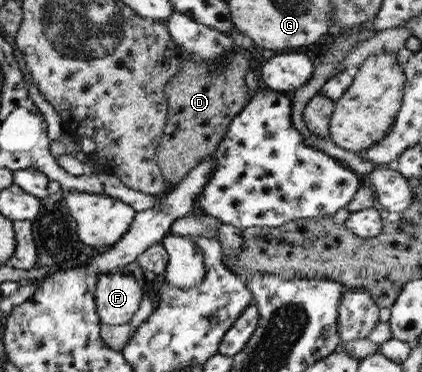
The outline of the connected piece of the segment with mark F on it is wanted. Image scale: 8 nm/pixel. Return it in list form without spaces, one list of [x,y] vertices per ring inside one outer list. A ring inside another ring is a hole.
[[[120,272],[102,275],[96,292],[97,312],[101,324],[123,325],[134,316],[142,300],[136,279]]]

